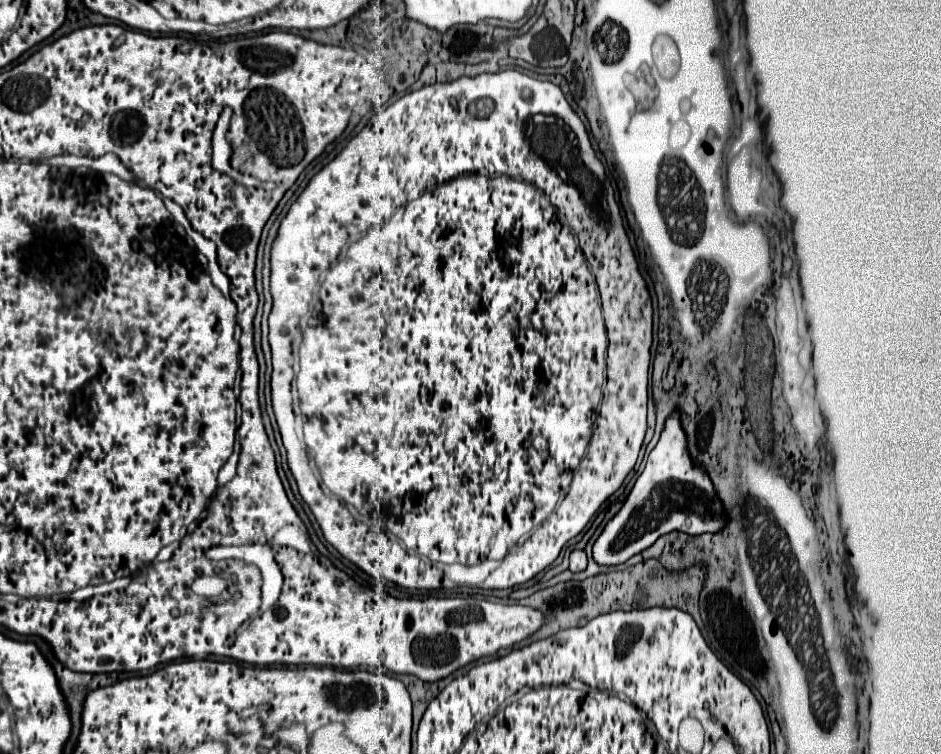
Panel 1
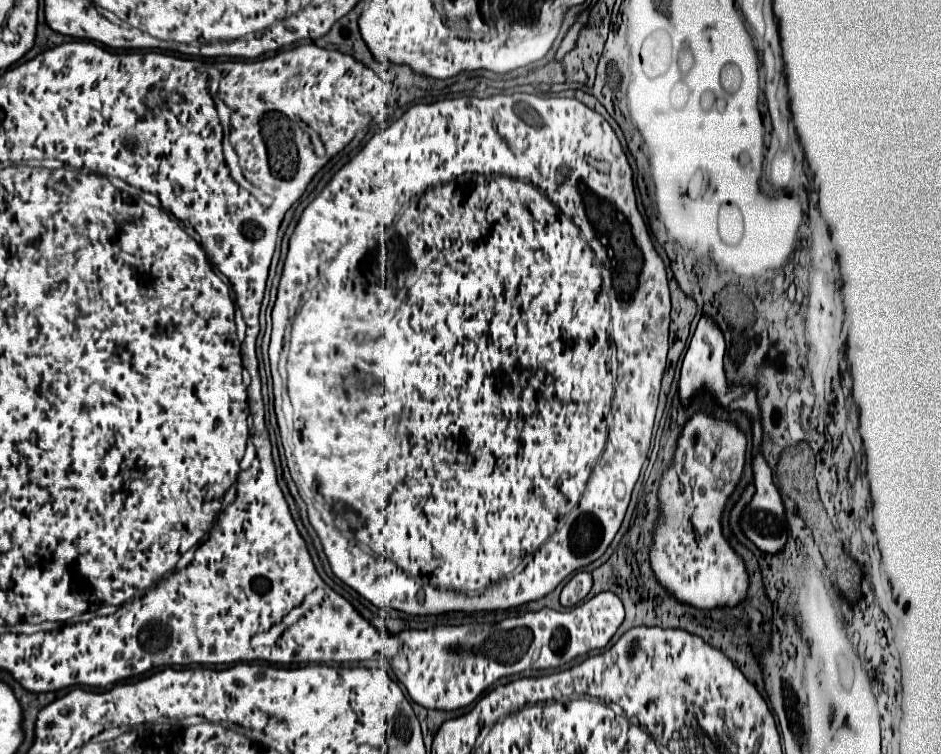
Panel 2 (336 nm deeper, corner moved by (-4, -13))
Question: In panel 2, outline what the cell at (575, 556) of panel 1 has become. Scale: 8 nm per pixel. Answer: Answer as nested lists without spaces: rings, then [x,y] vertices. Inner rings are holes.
[[[587,571],[575,573],[575,575],[565,583],[565,587],[563,587],[563,591],[561,591],[561,605],[571,607],[571,605],[581,603],[581,601],[587,597],[587,593],[591,591],[591,587],[593,587],[593,577],[591,577],[591,573],[587,573]]]

